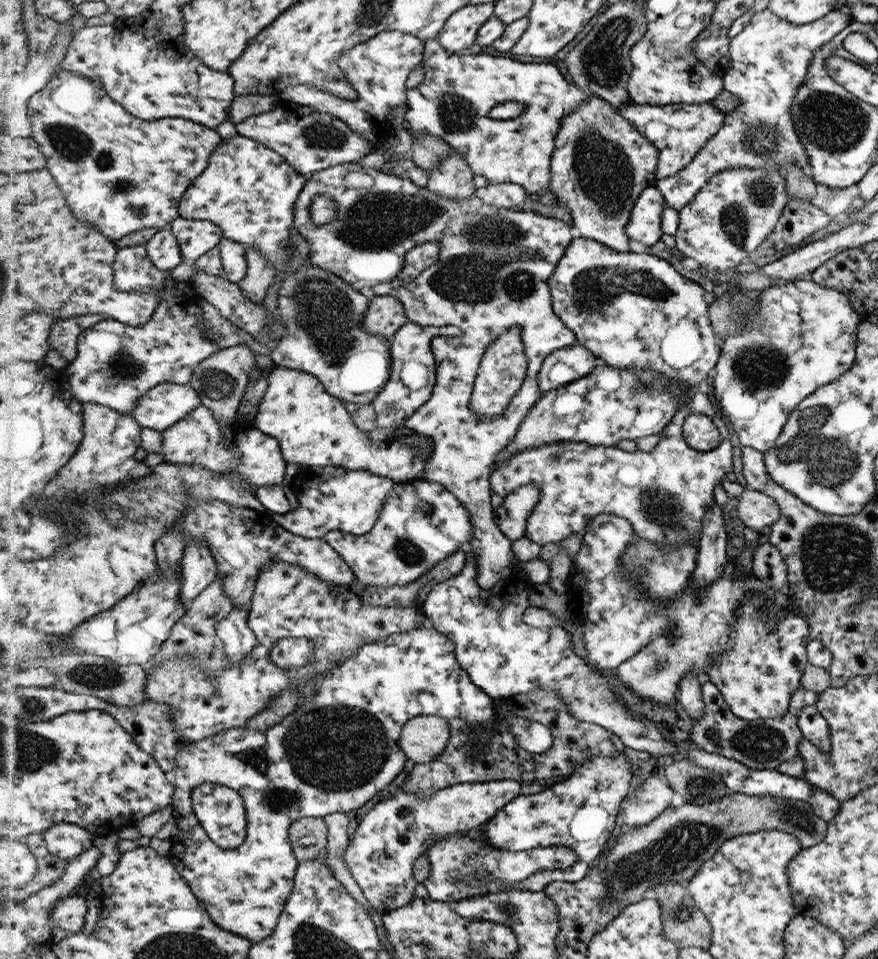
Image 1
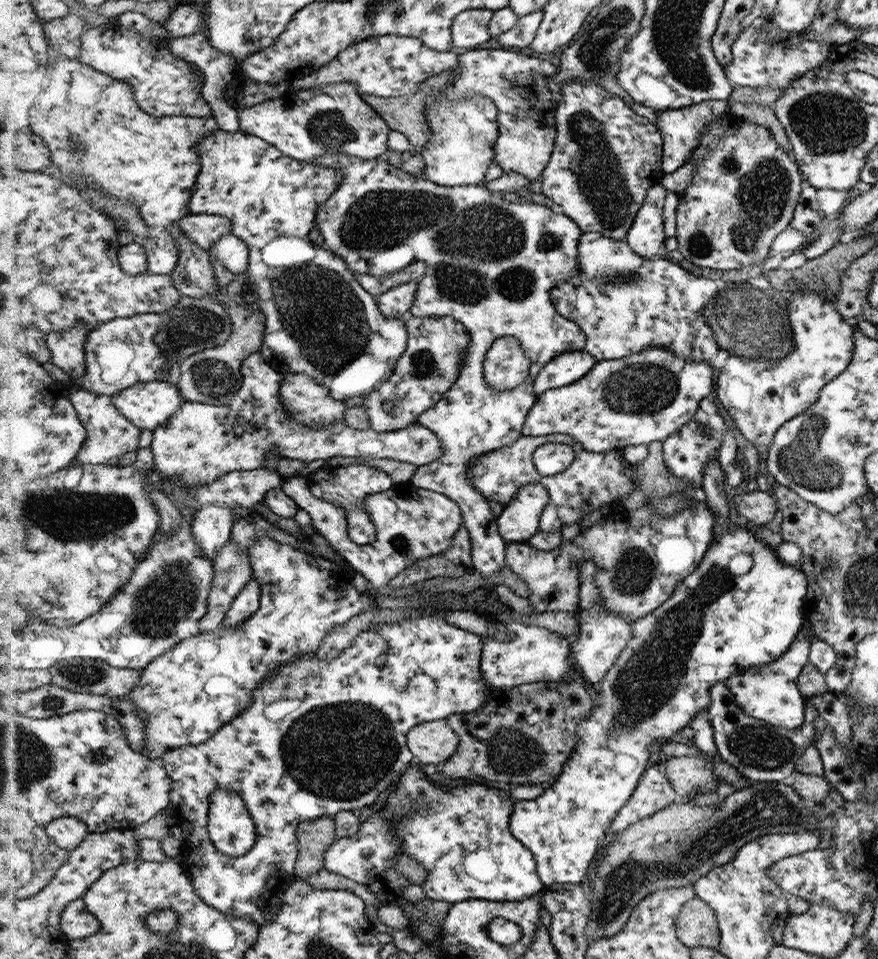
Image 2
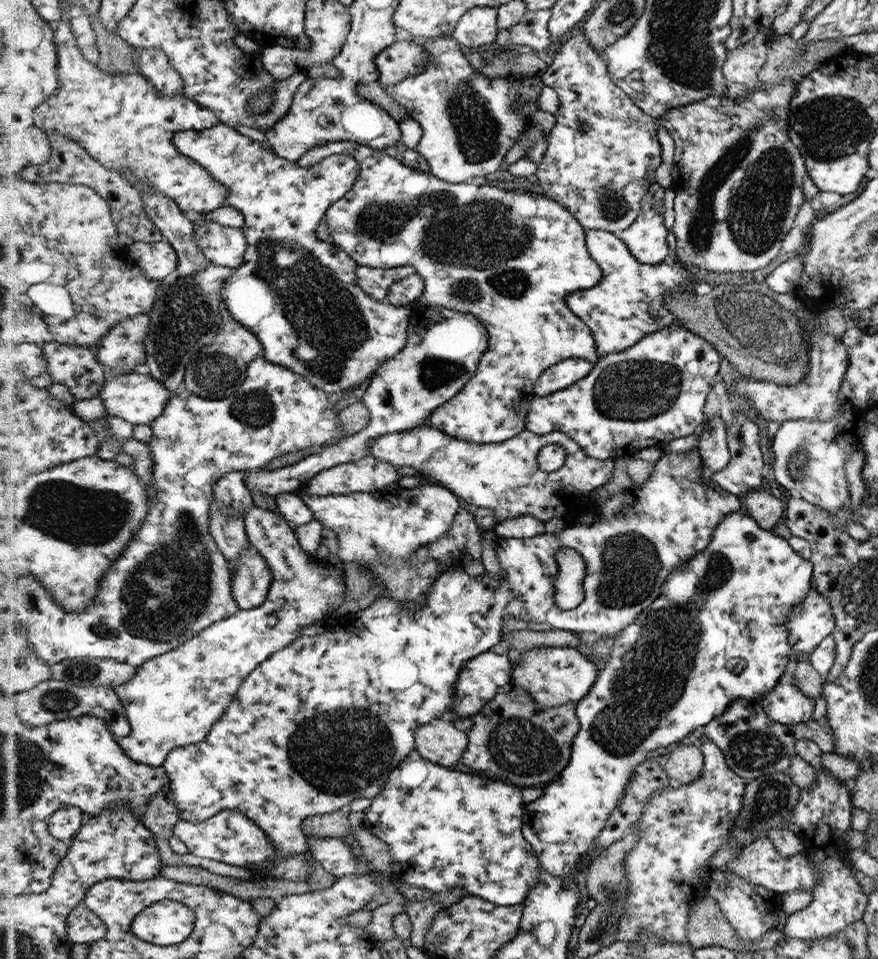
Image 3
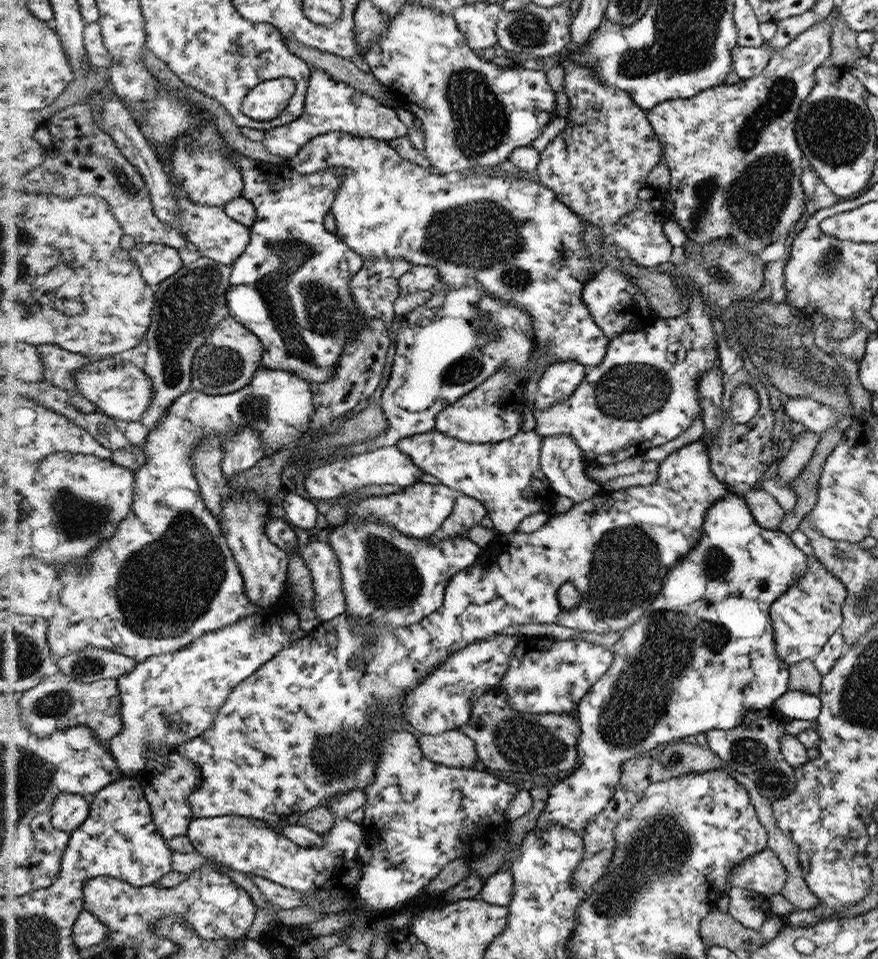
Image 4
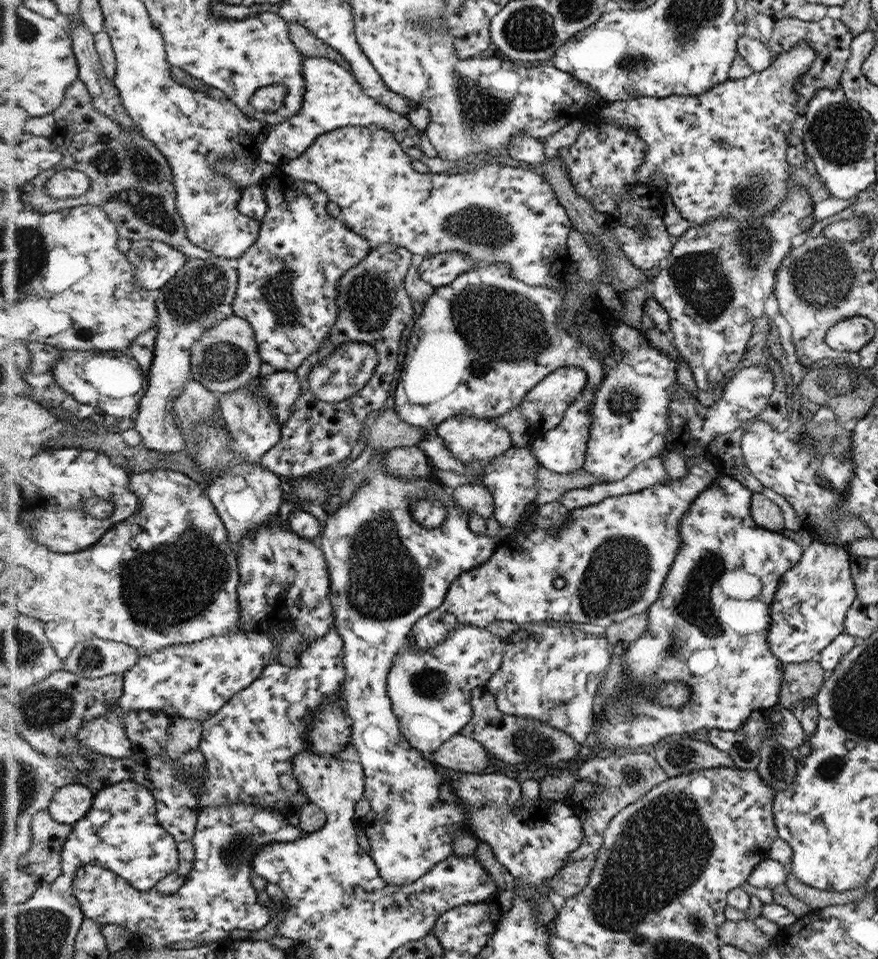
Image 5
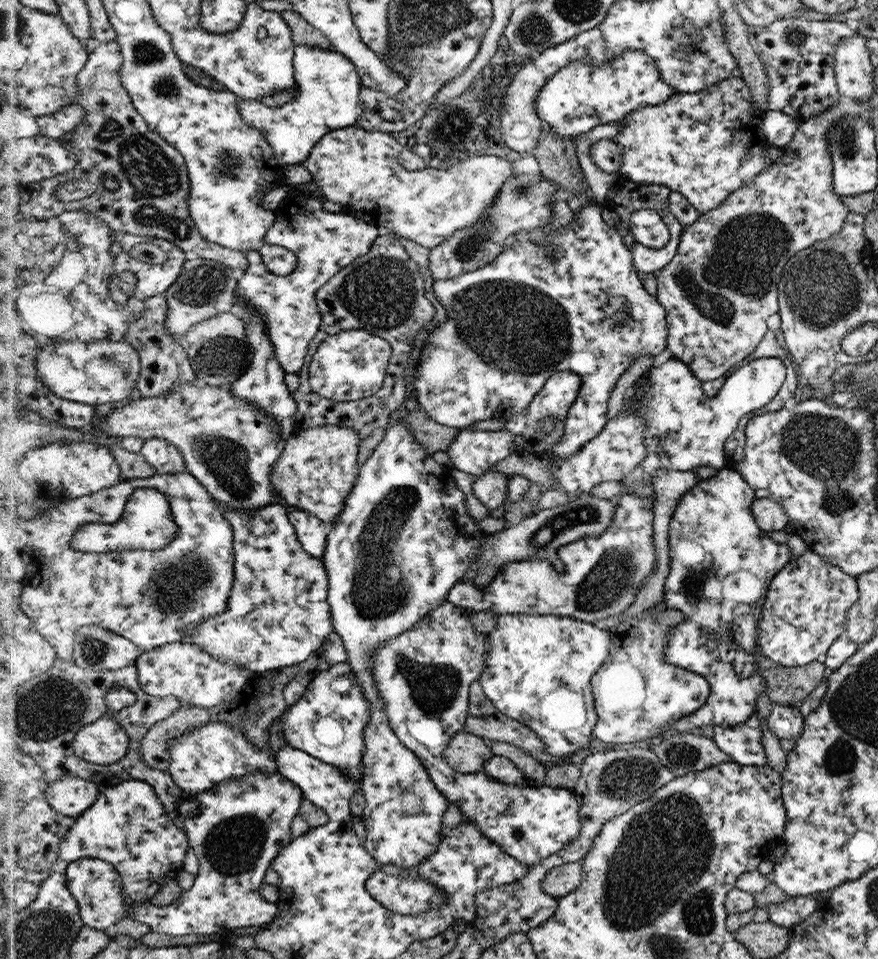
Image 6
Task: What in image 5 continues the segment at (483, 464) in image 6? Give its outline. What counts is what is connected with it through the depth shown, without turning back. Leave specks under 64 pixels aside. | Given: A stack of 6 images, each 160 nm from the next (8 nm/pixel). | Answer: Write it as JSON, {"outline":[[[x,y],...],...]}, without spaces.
{"outline":[[[456,415],[447,418],[435,431],[455,457],[465,463],[492,460],[513,446],[511,434],[500,428],[495,418]]]}

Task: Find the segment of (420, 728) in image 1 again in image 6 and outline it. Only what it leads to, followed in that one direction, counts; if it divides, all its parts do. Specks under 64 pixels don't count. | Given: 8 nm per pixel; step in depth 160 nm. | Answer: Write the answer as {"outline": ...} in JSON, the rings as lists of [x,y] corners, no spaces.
{"outline":[[[466,730],[458,732],[444,750],[444,757],[452,770],[468,775],[482,771],[493,755],[484,739]]]}

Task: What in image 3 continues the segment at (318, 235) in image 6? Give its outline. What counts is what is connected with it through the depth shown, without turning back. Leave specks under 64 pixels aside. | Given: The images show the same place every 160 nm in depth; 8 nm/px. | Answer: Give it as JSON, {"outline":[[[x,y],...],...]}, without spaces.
{"outline":[[[226,123],[213,129],[177,133],[176,143],[184,154],[197,159],[216,180],[232,190],[225,206],[233,206],[246,215],[243,229],[249,238],[249,253],[245,264],[227,281],[224,298],[233,322],[250,328],[260,339],[267,362],[301,374],[328,393],[351,388],[353,381],[366,382],[384,363],[401,353],[408,341],[411,307],[394,307],[365,294],[357,282],[359,266],[353,257],[338,245],[318,240],[314,234],[329,206],[344,197],[359,176],[360,166],[352,155],[337,154],[303,167],[278,156],[274,150],[264,148],[254,138],[240,134]]]}

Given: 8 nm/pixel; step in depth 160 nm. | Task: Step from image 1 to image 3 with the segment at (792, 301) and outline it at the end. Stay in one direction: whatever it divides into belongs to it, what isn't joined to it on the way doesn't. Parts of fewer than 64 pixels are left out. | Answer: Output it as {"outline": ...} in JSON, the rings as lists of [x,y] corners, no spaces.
{"outline":[[[819,327],[806,328],[807,340],[811,342],[808,372],[793,385],[756,380],[752,377],[736,379],[734,394],[744,398],[766,422],[795,421],[829,421],[839,413],[839,390],[845,374],[848,373],[848,354],[845,344],[836,340],[832,334],[824,334]]]}

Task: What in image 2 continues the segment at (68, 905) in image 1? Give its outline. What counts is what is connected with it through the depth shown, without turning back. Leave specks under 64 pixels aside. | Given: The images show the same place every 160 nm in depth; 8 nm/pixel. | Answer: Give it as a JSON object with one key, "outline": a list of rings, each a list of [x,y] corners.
{"outline":[[[84,898],[75,900],[66,908],[62,924],[72,941],[94,936],[102,930],[100,919],[88,910]]]}

